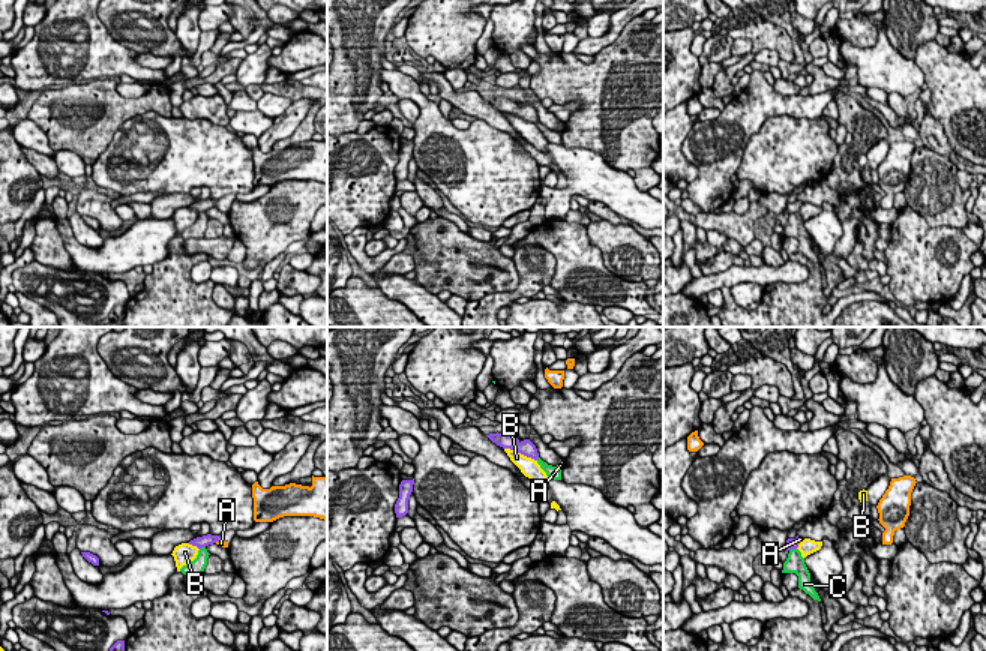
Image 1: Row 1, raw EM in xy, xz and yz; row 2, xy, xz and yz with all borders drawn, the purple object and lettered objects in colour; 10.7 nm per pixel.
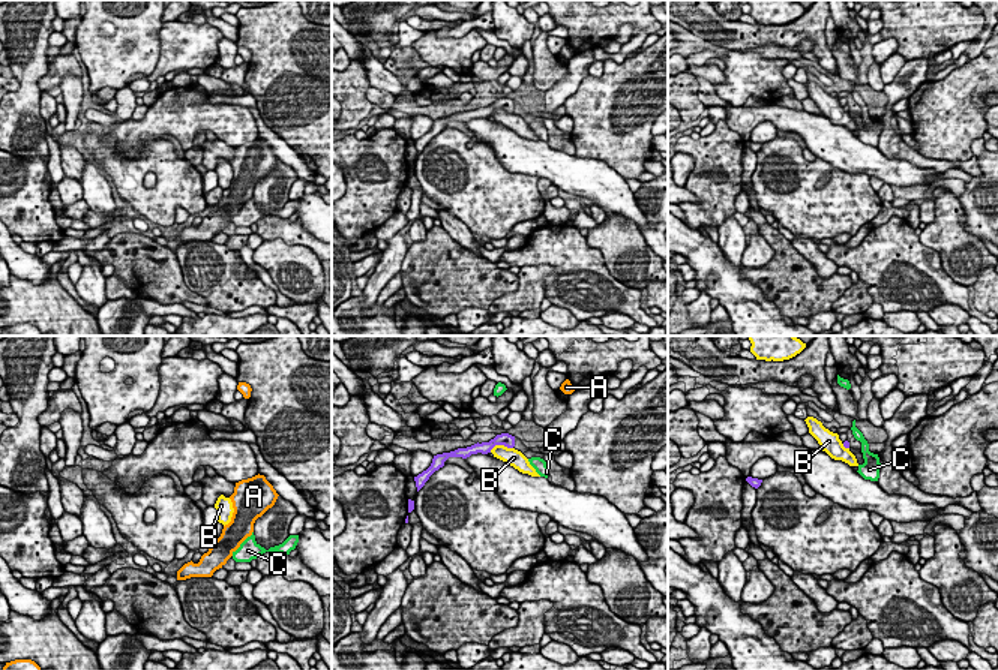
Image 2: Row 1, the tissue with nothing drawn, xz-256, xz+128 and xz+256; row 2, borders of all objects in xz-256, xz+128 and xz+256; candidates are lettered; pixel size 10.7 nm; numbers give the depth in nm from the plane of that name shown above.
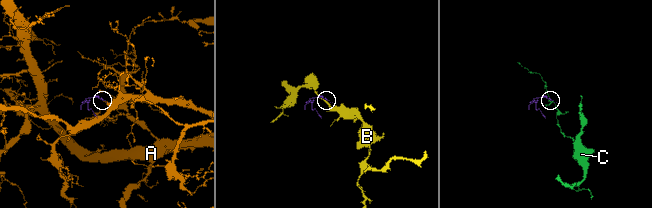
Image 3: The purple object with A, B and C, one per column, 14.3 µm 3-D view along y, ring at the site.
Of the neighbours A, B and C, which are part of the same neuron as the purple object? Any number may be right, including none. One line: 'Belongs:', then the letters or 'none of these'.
Belongs: A

